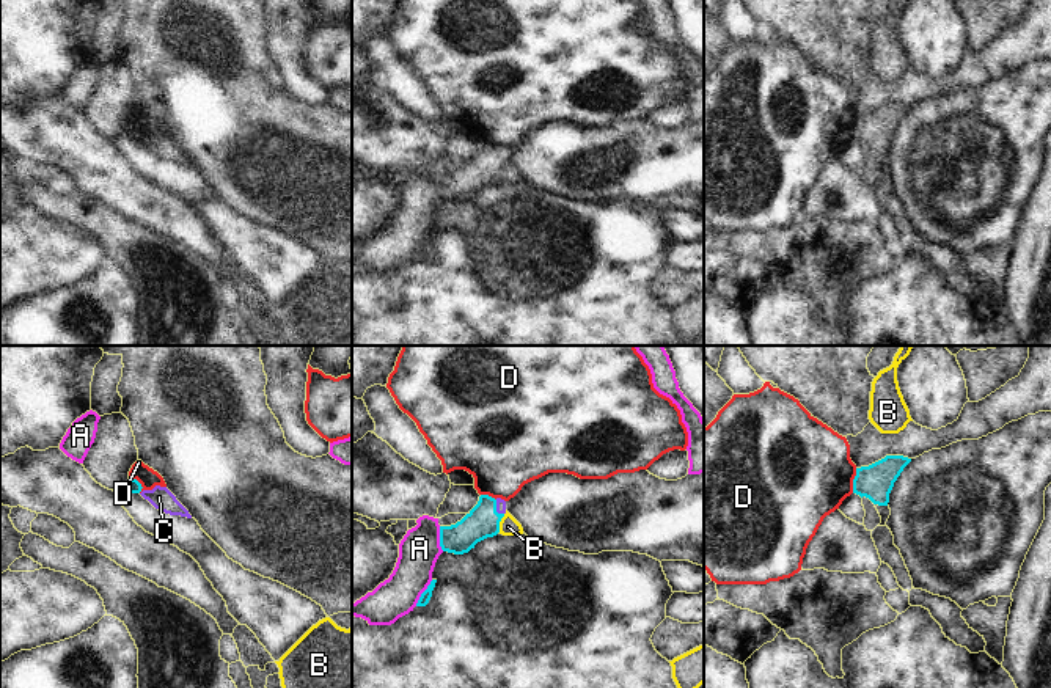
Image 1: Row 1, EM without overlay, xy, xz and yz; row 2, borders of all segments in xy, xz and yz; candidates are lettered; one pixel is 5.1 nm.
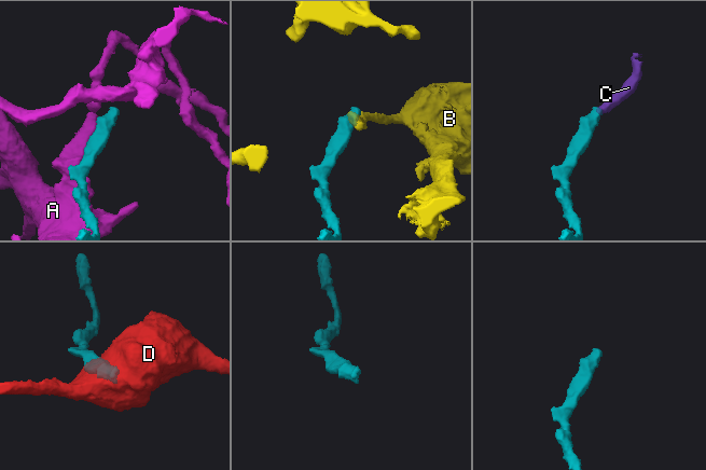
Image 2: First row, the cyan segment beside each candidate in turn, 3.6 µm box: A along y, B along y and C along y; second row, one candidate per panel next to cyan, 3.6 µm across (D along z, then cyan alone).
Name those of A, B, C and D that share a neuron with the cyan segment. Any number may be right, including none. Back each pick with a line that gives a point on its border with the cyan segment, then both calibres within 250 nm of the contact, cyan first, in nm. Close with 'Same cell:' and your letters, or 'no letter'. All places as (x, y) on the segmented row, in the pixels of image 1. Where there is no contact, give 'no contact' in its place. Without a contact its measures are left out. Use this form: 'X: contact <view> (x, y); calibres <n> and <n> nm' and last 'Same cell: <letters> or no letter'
C: contact xz (495, 509); calibres 170 and 50 nm
Same cell: C

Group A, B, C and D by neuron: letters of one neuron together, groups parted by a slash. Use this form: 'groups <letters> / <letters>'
groups A / B / C / D

